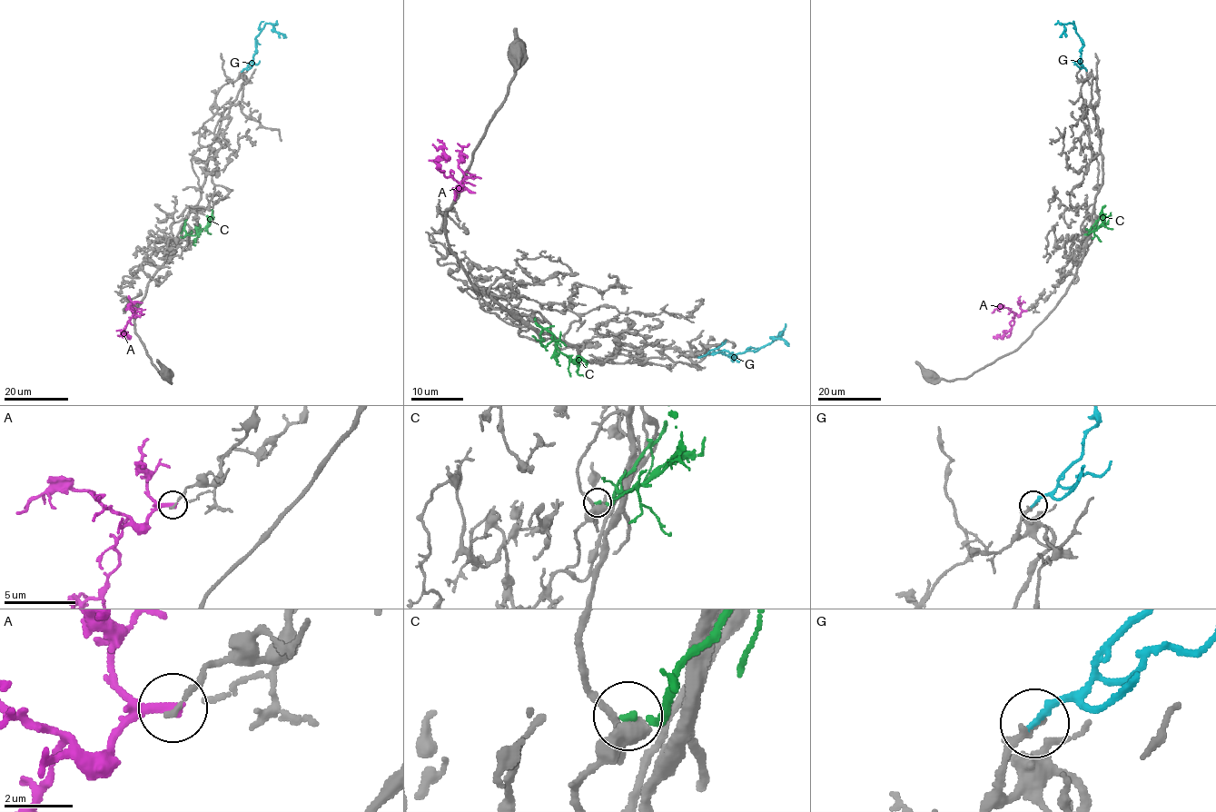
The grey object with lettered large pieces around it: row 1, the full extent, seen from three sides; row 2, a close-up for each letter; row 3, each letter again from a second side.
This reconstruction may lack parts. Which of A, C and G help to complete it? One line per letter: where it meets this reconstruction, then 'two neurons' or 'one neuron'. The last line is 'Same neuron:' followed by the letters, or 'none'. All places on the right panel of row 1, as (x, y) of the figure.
A: (1025, 311) | two neurons
C: (1084, 234) | two neurons
G: (1086, 70) | one neuron
Same neuron: G

